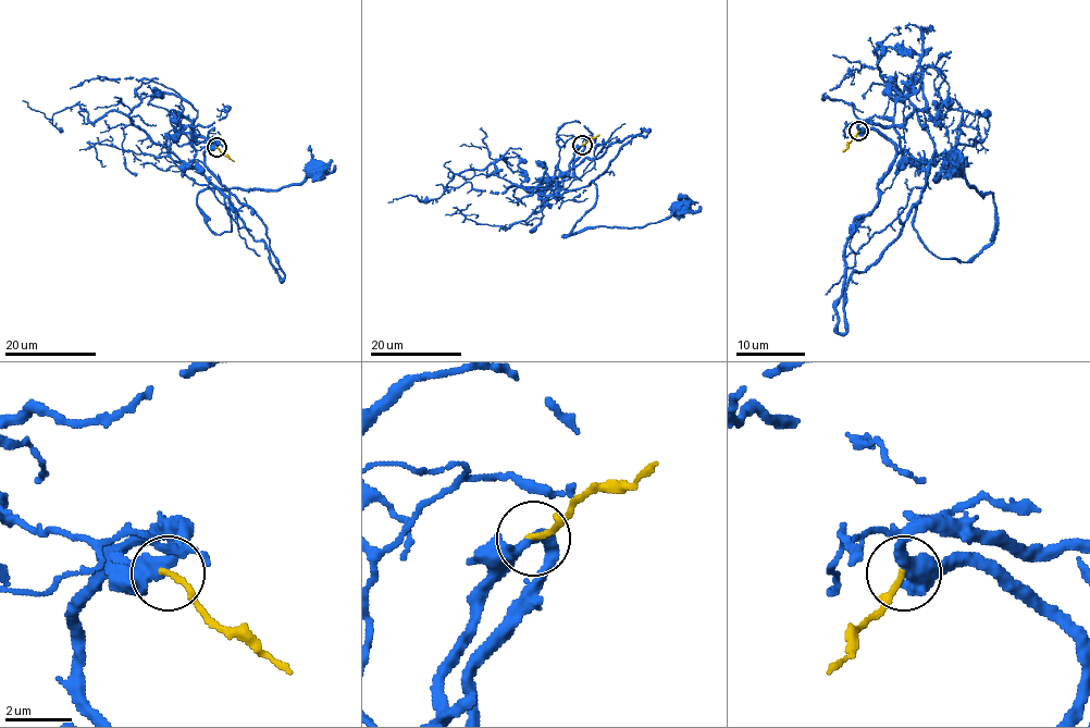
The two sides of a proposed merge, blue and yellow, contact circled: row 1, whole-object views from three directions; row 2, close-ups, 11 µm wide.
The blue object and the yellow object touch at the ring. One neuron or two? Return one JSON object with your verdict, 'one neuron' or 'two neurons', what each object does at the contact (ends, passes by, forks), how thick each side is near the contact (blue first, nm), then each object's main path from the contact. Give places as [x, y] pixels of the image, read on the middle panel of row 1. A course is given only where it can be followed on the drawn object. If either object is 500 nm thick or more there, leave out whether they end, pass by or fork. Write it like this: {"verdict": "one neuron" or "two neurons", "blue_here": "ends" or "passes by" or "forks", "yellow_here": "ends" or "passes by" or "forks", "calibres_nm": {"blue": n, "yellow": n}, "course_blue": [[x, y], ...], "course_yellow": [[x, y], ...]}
{"verdict": "two neurons", "blue_here": "passes by", "yellow_here": "ends", "calibres_nm": {"blue": 360, "yellow": 180}, "course_blue": [[582, 145], [555, 189], [562, 194], [592, 181], [596, 202], [562, 235], [645, 226], [678, 205]], "course_yellow": [[582, 145], [599, 134]]}

